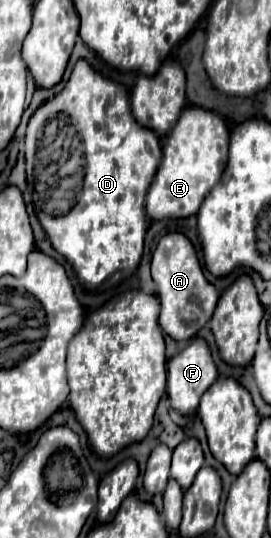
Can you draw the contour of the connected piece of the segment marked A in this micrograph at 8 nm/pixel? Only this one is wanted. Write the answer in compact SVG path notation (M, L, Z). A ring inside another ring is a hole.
M169 233L169 235L161 237L161 241L155 249L153 261L151 261L151 275L153 275L153 281L157 285L157 297L163 303L161 315L159 315L161 329L175 341L193 339L205 327L205 323L211 319L215 303L219 299L219 293L213 285L209 285L205 281L203 269L197 261L197 253L195 253L191 241L181 233ZM189 303L197 303L201 309L199 319L195 319L195 321L183 321L181 319L183 309L187 309Z

